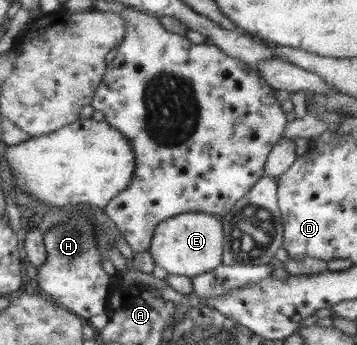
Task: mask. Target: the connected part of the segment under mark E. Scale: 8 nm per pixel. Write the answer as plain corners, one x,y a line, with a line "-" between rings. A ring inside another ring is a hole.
205,212
180,213
156,226
149,251
153,261
168,275
191,277
210,272
221,263
222,245
221,222
214,215

